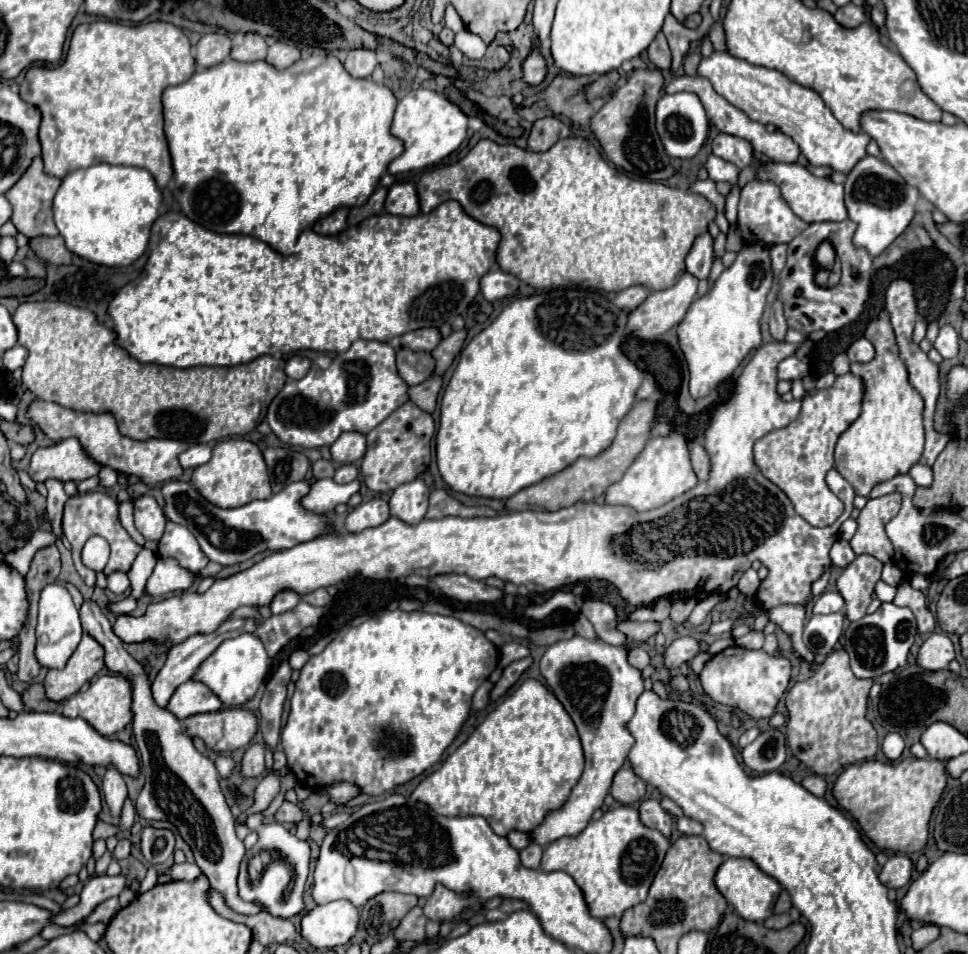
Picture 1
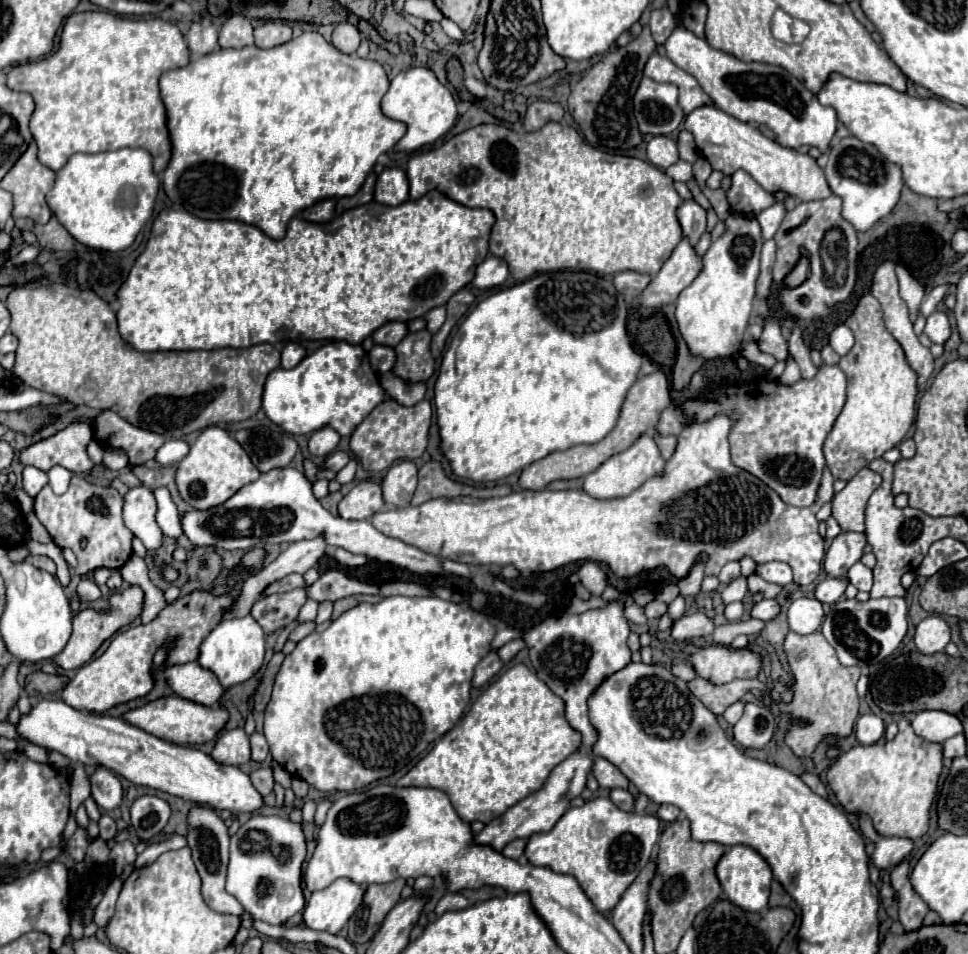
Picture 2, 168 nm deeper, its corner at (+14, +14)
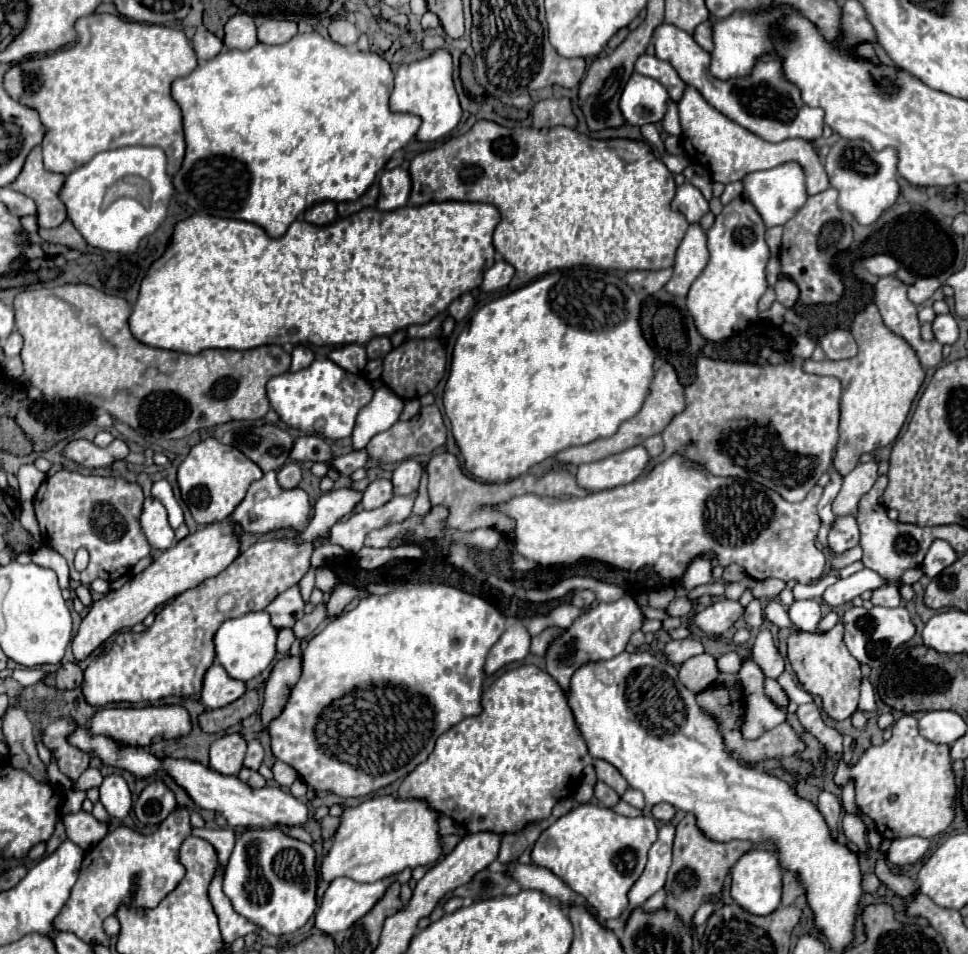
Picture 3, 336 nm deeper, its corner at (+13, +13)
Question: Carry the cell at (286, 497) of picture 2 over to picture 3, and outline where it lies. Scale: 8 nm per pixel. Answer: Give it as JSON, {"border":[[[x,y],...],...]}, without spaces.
{"border":[[[267,472],[259,482],[253,482],[249,486],[249,492],[247,492],[245,500],[231,514],[231,520],[239,522],[247,534],[251,534],[251,532],[269,534],[269,532],[277,532],[281,528],[303,530],[311,520],[311,504],[309,504],[307,494],[301,488],[283,490],[277,484],[277,474]]]}

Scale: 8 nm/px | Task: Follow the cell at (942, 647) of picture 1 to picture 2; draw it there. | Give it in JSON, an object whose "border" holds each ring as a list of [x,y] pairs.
{"border":[[[928,615],[916,625],[914,643],[920,653],[934,655],[938,651],[944,651],[948,641],[950,641],[950,627],[940,615]]]}

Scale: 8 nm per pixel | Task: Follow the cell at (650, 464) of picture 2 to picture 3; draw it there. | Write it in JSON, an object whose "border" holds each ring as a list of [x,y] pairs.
{"border":[[[643,446],[623,450],[597,462],[581,464],[577,470],[577,484],[589,492],[609,490],[631,484],[637,480],[649,462],[649,454]]]}

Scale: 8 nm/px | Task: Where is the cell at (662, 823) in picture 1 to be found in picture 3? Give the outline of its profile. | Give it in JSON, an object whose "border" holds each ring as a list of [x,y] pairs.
{"border":[[[597,782],[595,784],[595,798],[599,800],[599,804],[603,804],[603,806],[615,806],[621,798],[619,798],[619,794],[613,790],[613,788],[609,788],[607,784],[603,784],[603,782]]]}

